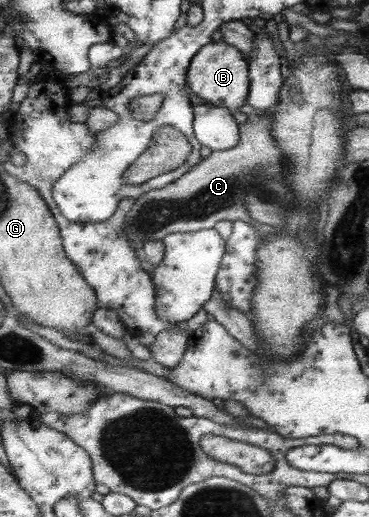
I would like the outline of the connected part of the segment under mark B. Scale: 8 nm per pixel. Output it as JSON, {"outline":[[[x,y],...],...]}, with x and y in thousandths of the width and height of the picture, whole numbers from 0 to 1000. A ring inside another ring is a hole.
{"outline":[[[602,77],[550,89],[526,108],[507,139],[507,157],[526,182],[566,201],[629,211],[656,209],[675,197],[680,159],[675,118],[648,93],[607,83]]]}

